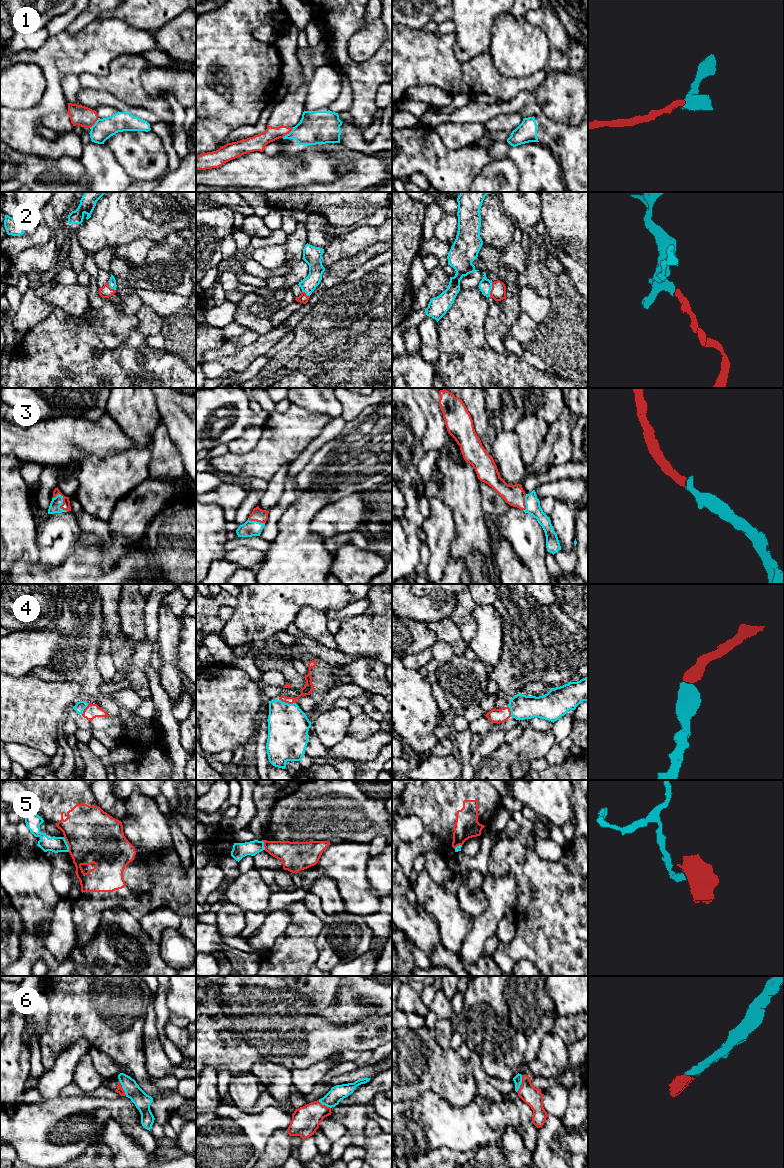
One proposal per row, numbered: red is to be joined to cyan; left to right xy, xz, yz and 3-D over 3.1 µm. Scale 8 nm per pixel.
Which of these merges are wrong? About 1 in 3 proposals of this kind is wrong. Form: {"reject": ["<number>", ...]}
{"reject": ["1", "5"]}

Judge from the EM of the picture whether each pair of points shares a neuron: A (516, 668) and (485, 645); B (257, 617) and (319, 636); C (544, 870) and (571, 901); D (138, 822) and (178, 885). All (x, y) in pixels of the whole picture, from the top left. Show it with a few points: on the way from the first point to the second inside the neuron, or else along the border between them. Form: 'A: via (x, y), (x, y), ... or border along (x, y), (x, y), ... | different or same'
A: border along (504, 633), (501, 658), (490, 668) | different
B: border along (314, 609), (302, 608), (293, 622) | different
C: via (544, 880), (561, 899) | same
D: border along (174, 850), (168, 851), (153, 866), (153, 879) | different

